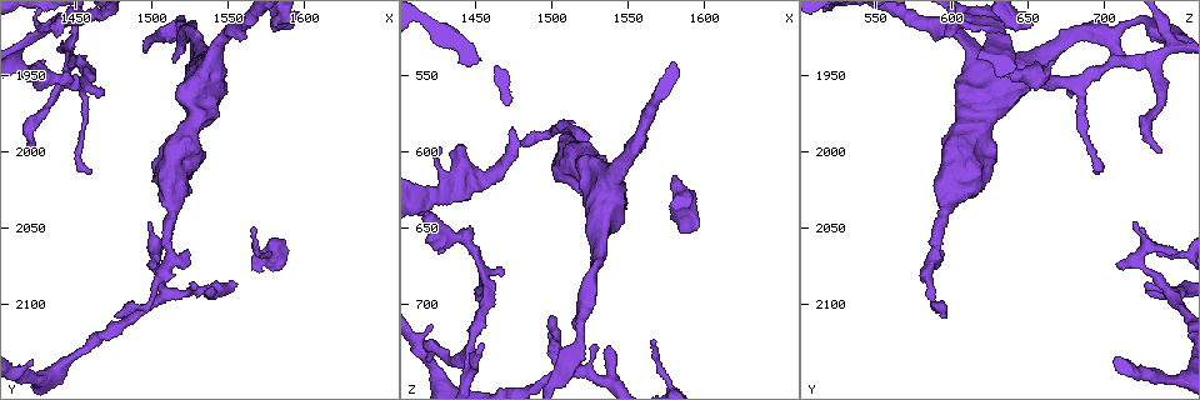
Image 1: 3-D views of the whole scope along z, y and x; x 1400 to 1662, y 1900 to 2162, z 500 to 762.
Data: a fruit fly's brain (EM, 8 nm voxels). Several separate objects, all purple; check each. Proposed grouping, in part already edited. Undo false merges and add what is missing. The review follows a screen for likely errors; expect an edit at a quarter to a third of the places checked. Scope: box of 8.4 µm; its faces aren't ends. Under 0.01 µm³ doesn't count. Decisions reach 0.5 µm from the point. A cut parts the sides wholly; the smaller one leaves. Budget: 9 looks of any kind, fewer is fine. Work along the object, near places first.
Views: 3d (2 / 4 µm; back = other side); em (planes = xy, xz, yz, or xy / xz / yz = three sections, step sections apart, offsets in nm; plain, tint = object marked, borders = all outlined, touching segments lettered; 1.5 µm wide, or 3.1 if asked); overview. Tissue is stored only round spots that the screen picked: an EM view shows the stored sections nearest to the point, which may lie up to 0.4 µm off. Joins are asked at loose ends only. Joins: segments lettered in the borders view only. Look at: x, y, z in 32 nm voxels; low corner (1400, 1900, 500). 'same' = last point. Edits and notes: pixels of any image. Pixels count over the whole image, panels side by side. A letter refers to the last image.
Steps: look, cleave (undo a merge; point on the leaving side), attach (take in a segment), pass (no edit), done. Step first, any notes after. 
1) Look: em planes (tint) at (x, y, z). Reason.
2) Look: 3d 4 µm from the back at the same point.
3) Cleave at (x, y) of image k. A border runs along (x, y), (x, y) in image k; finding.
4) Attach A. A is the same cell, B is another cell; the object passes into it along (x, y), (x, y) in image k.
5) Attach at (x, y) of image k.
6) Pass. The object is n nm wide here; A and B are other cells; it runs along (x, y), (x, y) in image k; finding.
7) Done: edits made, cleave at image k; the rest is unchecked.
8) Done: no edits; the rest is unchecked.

Look: em xy step 4 (tint) at (1500, 2044, 720). Tapers out.

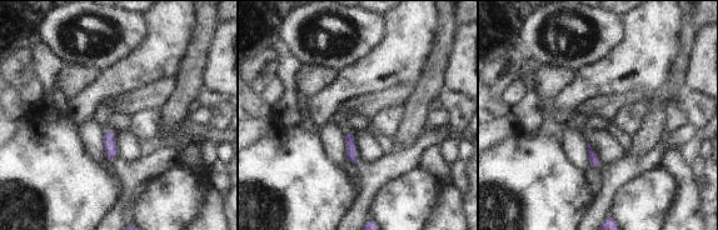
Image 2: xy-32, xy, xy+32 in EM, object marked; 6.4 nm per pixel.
Look: em planes (borders) at the same point.

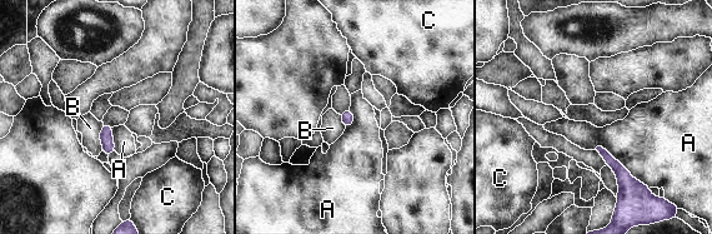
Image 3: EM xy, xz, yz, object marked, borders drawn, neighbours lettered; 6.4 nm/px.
Pass. The longest contact is with A, 440 nm; A, B and C are other cells; a border runs along (592, 147), (598, 143), (646, 185) in image 3; none of them fits.

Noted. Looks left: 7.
Look: 3d 4 µm at (1516, 1940, 712). An open end.

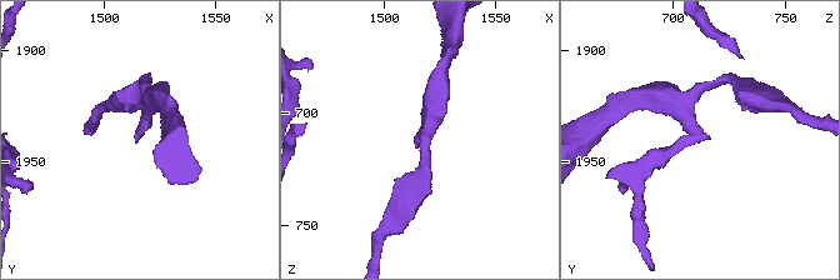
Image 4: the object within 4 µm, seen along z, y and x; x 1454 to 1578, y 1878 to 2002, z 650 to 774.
Look: em yz step 4 (borders) at (1514, 1942, 712). Need the tissue.

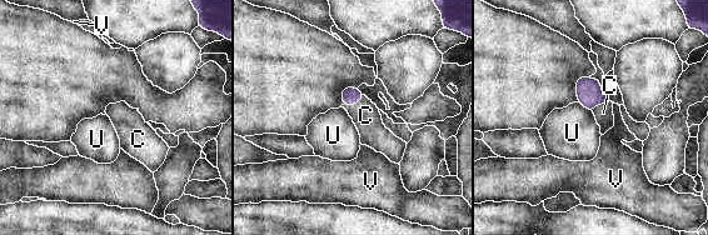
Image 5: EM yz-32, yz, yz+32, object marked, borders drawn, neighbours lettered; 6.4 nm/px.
Attach C. C is the same cell, U and V are other cells; the neuron continues.

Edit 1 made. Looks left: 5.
Look: overview. Redraw.

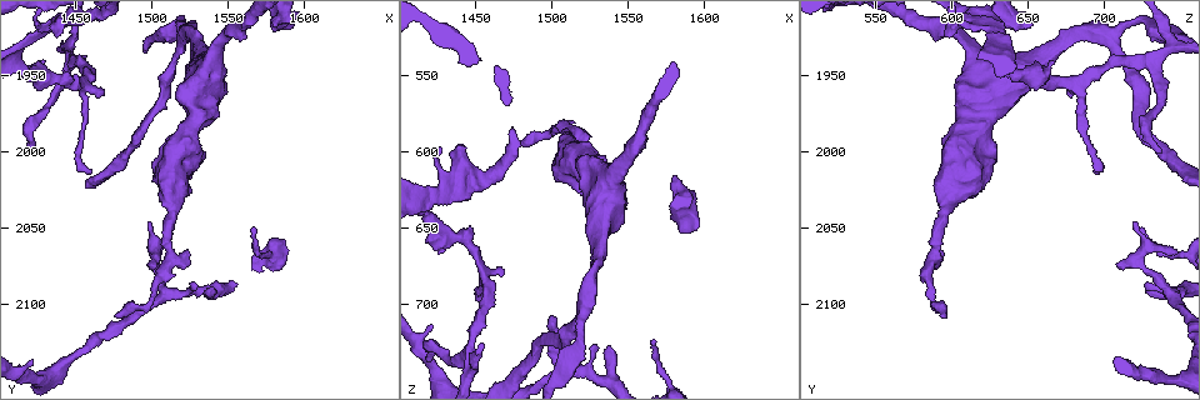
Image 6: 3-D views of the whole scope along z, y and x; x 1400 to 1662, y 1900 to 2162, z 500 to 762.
Look: em planes (plain) at (1460, 2010, 694).

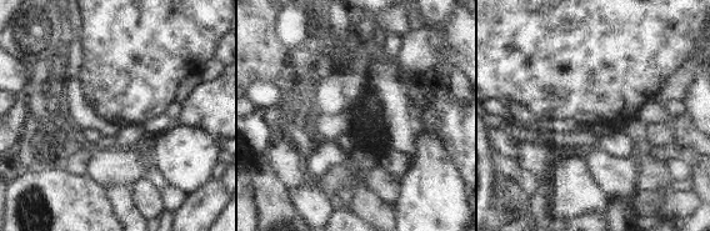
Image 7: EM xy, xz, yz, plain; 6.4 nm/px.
Look: em planes (borders) at the same point. What lies round it.

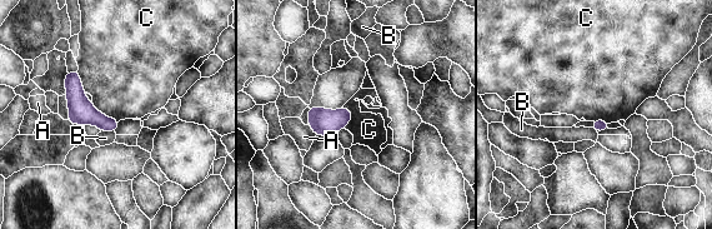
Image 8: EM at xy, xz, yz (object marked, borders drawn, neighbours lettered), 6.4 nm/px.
Pass. A, B and C are other cells; it runs along (69, 76), (76, 99), (113, 128) in image 8; none of them fits.

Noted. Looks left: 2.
Done: edits made, attach at image 5; the rest is unchecked.

